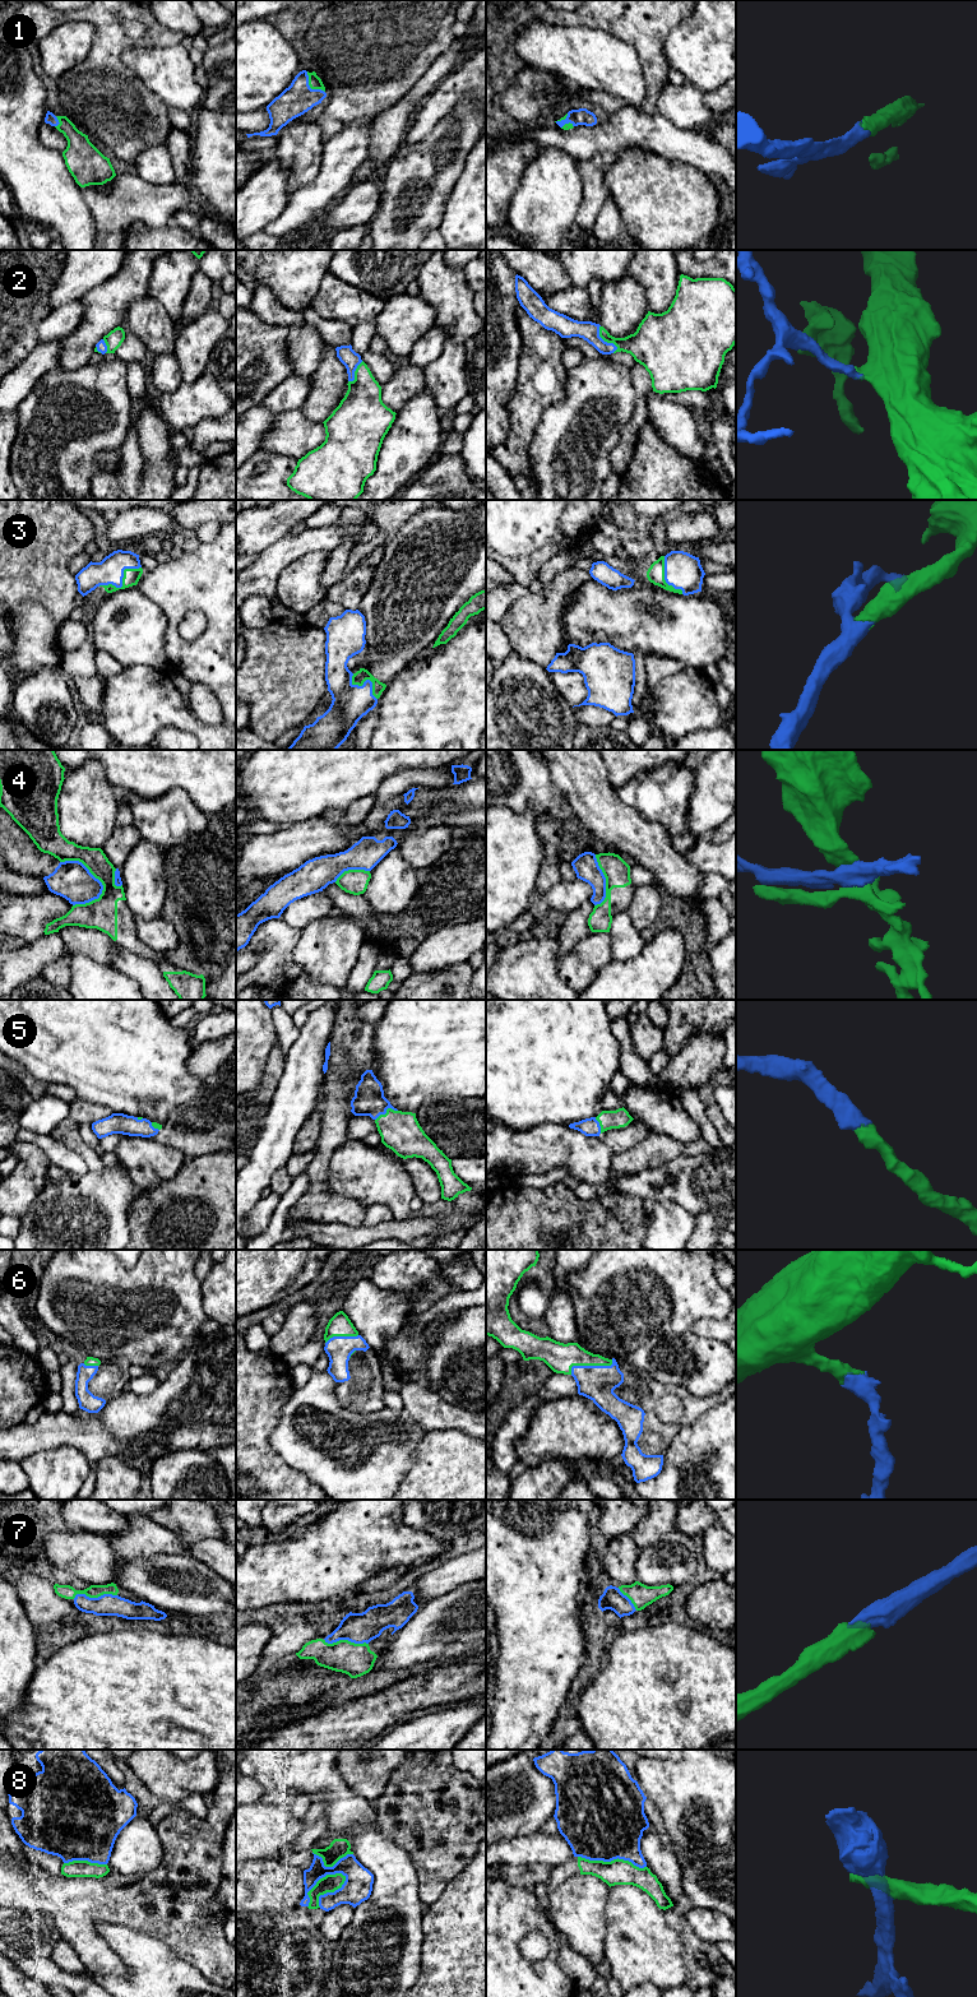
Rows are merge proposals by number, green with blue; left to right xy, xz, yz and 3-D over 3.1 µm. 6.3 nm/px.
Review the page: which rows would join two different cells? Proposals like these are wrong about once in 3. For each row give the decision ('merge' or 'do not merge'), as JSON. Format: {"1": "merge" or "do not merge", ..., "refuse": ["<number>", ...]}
{"1": "merge", "2": "merge", "3": "merge", "4": "do not merge", "5": "merge", "6": "merge", "7": "merge", "8": "do not merge", "refuse": ["4", "8"]}

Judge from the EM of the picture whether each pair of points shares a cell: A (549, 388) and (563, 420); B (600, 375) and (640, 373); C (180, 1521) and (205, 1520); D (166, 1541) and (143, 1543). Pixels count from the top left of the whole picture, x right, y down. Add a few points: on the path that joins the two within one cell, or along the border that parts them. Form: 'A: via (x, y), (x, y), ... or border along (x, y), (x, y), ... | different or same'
A: border along (566, 376), (565, 397), (543, 412), (537, 427) | different
B: border along (629, 369), (637, 402) | different
C: via (186, 1520), (199, 1520) | same
D: via (161, 1541), (148, 1541) | same

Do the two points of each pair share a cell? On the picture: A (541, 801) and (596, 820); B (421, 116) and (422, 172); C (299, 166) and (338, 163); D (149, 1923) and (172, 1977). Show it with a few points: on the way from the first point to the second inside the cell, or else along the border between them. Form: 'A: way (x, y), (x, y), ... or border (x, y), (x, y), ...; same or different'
A: border (556, 787), (575, 818); different
B: border (441, 117), (422, 139), (412, 146); different
C: border (324, 144), (318, 174), (300, 188); different
D: border (128, 1926), (156, 1936), (179, 1956); different

